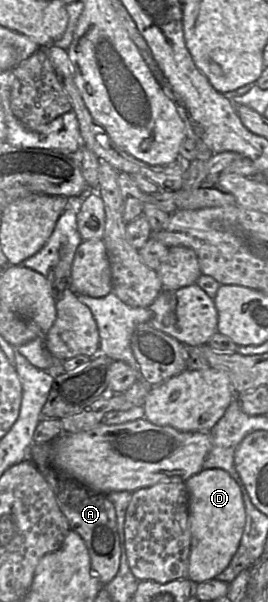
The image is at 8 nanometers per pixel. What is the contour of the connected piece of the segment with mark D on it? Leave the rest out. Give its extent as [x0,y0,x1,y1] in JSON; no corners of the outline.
[186,468,245,584]

